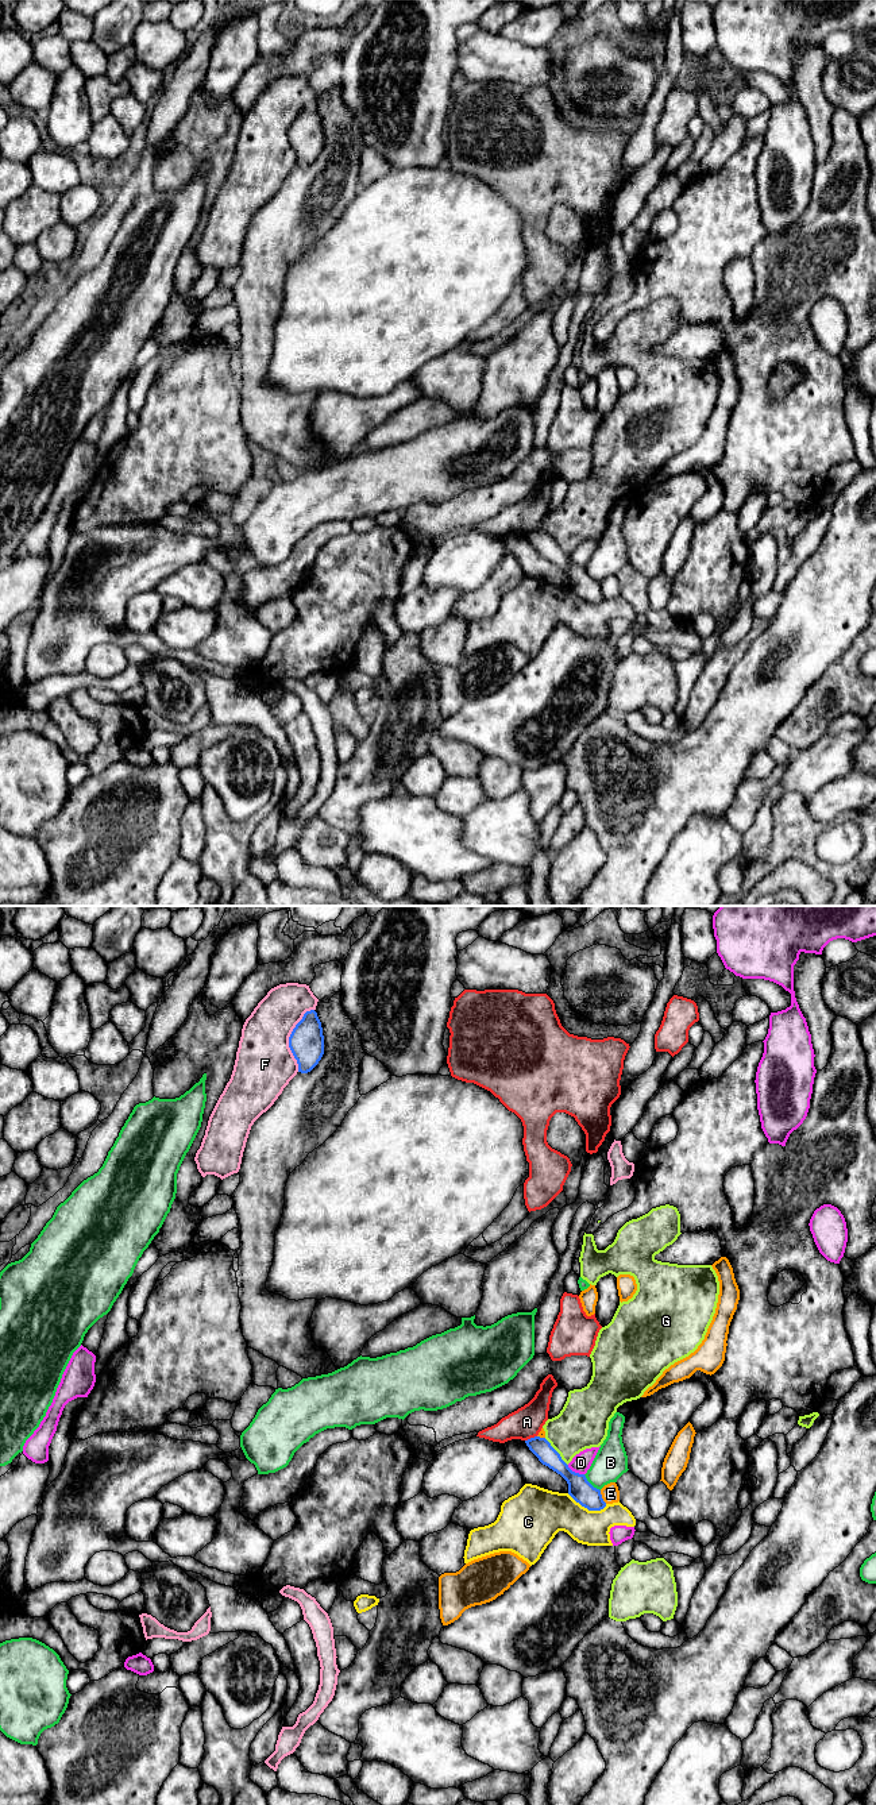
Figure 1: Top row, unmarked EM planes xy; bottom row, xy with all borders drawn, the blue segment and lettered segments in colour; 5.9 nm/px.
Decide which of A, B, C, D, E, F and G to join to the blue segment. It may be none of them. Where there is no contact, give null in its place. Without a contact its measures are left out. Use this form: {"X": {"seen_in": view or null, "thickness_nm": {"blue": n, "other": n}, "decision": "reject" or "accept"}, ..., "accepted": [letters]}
{"A": {"seen_in": "xy", "thickness_nm": {"blue": 110, "other": 190}, "decision": "reject"}, "B": {"seen_in": "xy", "thickness_nm": {"blue": 140, "other": 200}, "decision": "reject"}, "C": {"seen_in": "xy", "thickness_nm": {"blue": 140, "other": 260}, "decision": "reject"}, "D": {"seen_in": "xy", "thickness_nm": {"blue": 140, "other": 110}, "decision": "reject"}, "E": {"seen_in": "xy", "thickness_nm": {"blue": 140, "other": 110}, "decision": "reject"}, "F": {"seen_in": "xy", "thickness_nm": {"blue": 200, "other": 360}, "decision": "reject"}, "G": {"seen_in": "xy", "thickness_nm": {"blue": 130, "other": 300}, "decision": "reject"}, "accepted": []}

